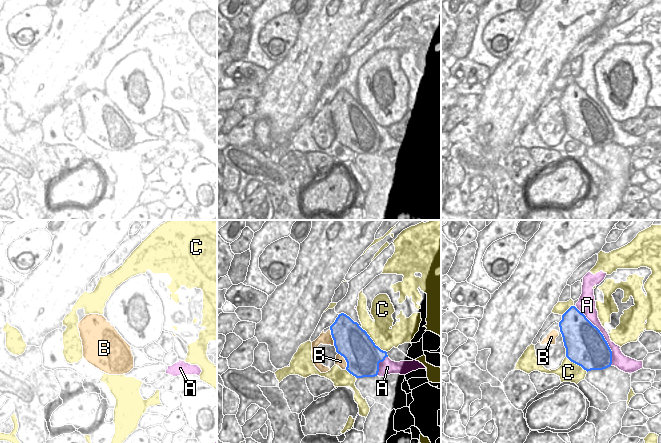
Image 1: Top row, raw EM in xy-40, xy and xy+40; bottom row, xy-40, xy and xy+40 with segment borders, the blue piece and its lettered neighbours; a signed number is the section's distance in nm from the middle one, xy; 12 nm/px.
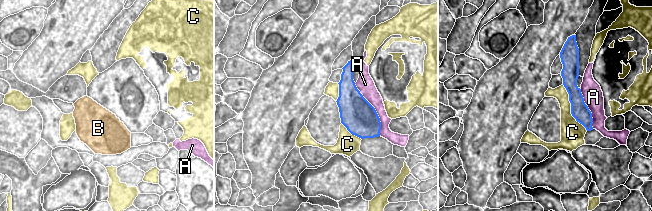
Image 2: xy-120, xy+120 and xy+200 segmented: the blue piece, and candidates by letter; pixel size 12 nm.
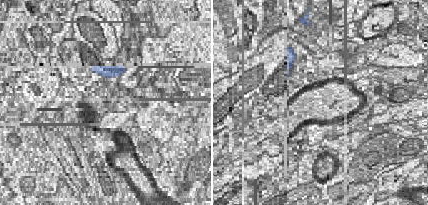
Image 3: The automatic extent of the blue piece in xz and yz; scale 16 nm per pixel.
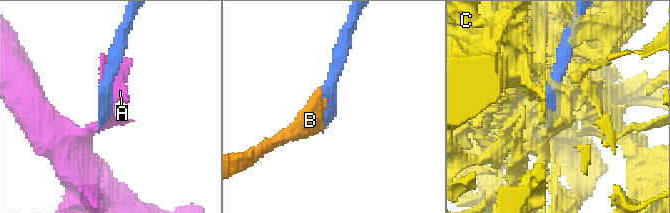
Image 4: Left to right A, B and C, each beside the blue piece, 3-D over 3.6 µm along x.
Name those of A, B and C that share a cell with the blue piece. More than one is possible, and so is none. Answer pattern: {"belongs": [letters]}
{"belongs": ["B"]}

